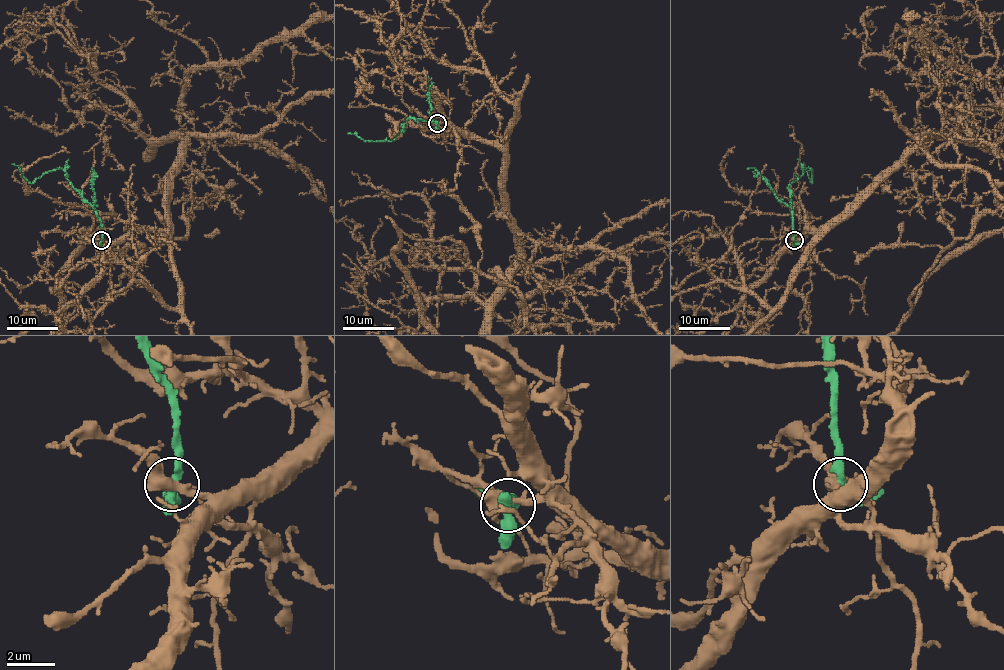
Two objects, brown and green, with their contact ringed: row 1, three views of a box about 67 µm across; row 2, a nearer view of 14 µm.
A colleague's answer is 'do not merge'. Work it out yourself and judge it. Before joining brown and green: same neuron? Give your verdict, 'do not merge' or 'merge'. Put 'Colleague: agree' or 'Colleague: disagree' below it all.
do not merge
Colleague: agree

